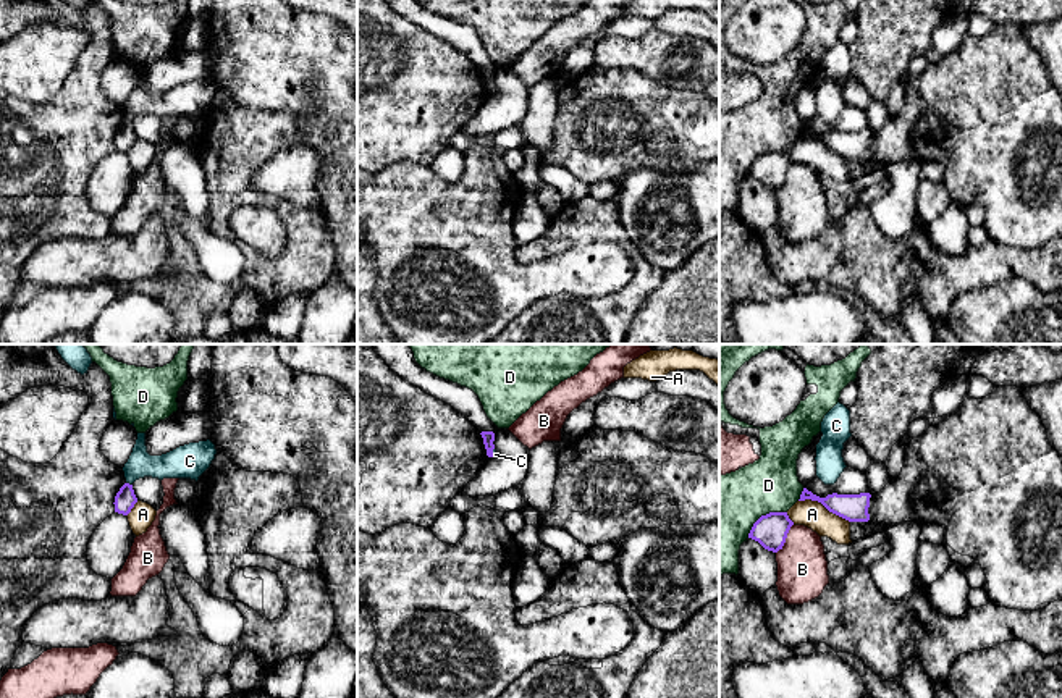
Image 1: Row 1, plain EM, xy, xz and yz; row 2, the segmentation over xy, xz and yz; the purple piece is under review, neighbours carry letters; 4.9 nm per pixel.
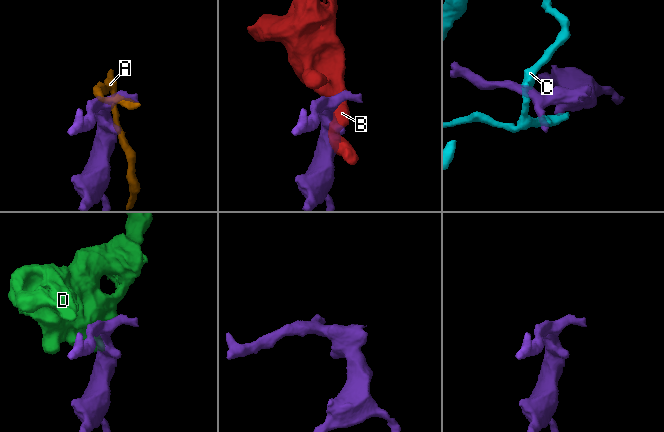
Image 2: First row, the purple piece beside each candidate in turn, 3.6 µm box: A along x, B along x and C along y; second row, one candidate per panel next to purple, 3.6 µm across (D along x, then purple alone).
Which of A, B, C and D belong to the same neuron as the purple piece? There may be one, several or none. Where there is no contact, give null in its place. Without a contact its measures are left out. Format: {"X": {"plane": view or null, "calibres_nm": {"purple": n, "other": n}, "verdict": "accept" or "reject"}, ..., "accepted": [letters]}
{"A": {"plane": "yz", "calibres_nm": {"purple": 140, "other": 140}, "verdict": "reject"}, "B": {"plane": "yz", "calibres_nm": {"purple": 170, "other": 260}, "verdict": "reject"}, "C": {"plane": "xy", "calibres_nm": {"purple": 110, "other": 140}, "verdict": "reject"}, "D": {"plane": "yz", "calibres_nm": {"purple": 170, "other": 360}, "verdict": "reject"}, "accepted": []}

